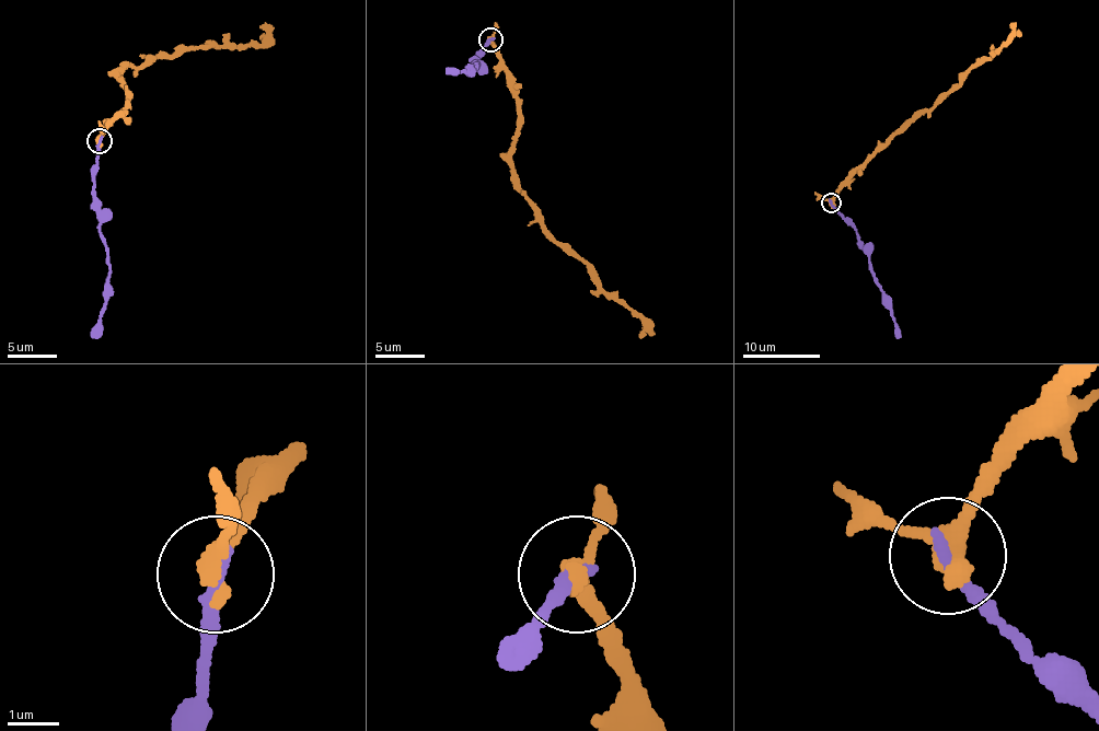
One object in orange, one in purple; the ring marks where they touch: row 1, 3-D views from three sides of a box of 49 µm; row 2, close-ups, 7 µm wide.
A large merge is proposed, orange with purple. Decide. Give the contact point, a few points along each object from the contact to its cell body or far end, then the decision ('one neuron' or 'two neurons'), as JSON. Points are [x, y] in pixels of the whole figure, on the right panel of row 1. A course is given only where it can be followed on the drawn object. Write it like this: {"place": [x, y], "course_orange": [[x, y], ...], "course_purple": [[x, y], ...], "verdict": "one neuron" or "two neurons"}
{"place": [831, 202], "course_orange": [[831, 204], [890, 138], [952, 90], [973, 66], [992, 57], [1005, 45], [1014, 32], [1011, 22]], "course_purple": [[831, 204], [855, 229], [858, 247], [868, 255], [872, 277], [880, 288], [882, 303], [891, 312], [898, 338]], "verdict": "two neurons"}

